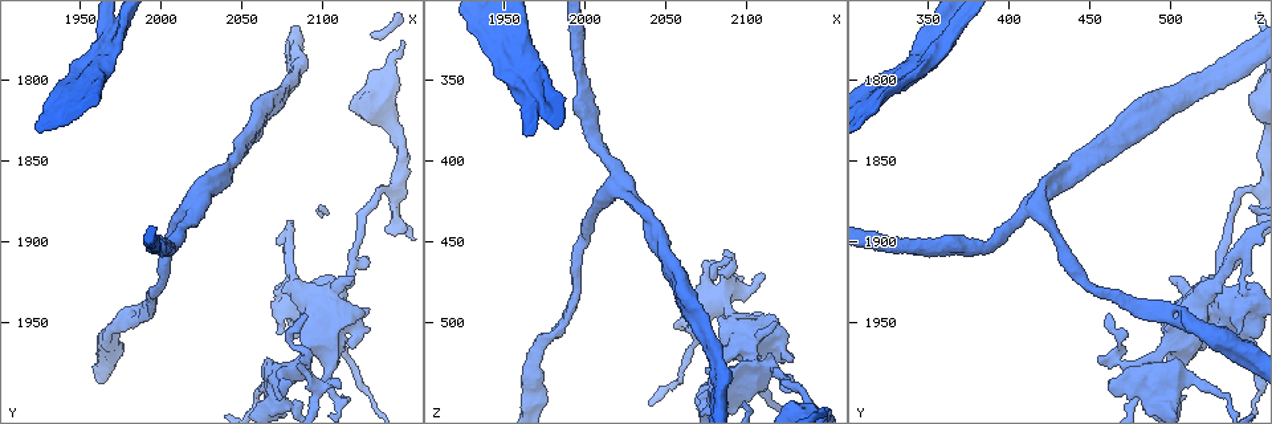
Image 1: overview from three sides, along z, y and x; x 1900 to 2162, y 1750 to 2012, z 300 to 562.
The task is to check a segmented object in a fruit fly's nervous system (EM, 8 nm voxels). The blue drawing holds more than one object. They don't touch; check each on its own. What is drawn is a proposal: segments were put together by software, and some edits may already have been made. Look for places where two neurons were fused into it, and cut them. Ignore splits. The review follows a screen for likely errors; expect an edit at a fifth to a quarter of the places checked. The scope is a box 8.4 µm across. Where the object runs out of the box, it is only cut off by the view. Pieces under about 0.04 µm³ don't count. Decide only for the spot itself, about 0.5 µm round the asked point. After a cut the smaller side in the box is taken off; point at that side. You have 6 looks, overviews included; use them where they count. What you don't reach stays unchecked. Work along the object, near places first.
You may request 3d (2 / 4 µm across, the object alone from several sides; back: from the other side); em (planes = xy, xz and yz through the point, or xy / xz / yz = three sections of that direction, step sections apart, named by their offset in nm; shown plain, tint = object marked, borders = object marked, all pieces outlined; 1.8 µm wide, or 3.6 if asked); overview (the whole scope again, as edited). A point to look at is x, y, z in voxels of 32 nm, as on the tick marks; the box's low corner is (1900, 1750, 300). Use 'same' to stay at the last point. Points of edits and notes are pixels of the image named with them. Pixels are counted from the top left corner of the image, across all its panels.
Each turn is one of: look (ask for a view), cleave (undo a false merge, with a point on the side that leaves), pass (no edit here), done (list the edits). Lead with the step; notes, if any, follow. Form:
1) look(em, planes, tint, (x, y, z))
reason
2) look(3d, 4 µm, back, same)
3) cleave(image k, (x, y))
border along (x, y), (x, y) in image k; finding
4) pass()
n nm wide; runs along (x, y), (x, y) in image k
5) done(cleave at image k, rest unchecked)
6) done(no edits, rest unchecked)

look(em, planes, tint, (2016, 1876, 416))
branch point

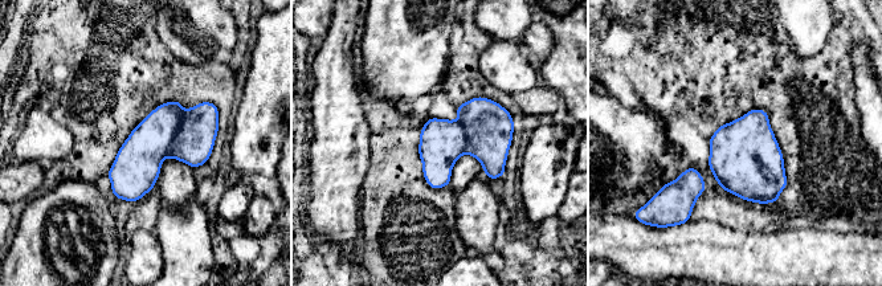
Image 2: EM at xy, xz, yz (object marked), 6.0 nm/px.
pass()
280 nm wide; one neuron here

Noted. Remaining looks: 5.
look(em, xy, step 4, tint, (2098, 1942, 520))
abrupt turn

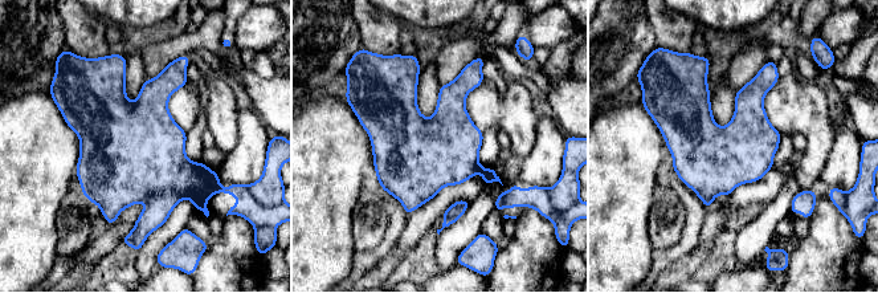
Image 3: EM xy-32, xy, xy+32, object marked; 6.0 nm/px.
cleave(image 3, (246, 207))
border along (217, 184), (209, 196) in image 3; a second neuron is stuck on

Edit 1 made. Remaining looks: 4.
look(3d, 2 µm, (1946, 1810, 320))
three arms meet

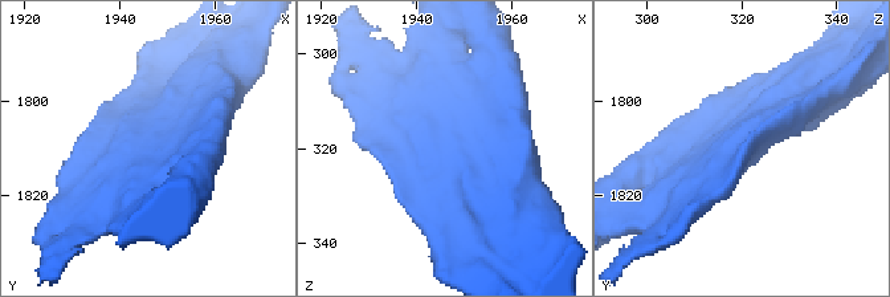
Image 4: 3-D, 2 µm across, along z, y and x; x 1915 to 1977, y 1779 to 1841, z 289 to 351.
look(em, xy, step 16, tint, (1945, 1811, 318))
shape alone is not enough

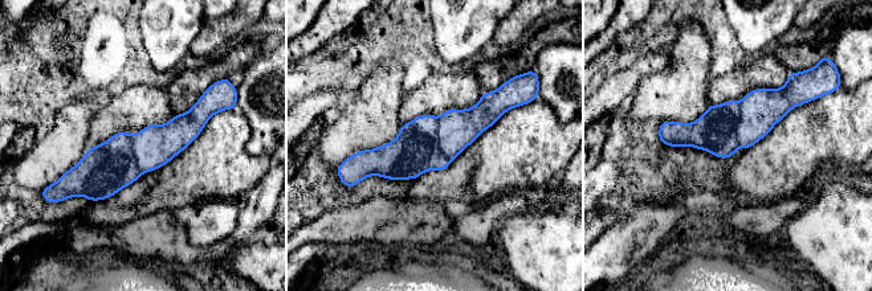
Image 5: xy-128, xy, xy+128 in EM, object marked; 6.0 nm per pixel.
look(em, planes, borders, same)
another direction

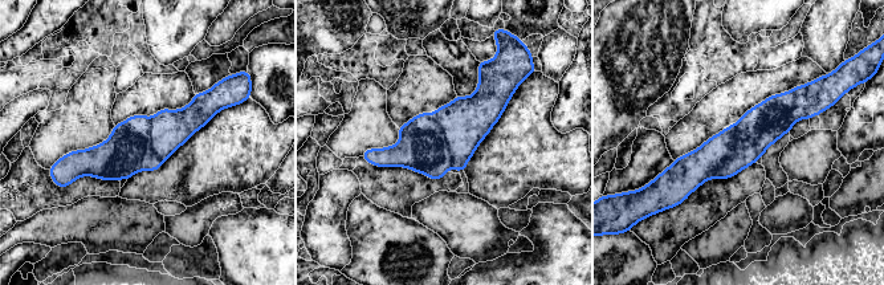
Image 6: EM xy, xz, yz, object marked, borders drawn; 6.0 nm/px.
pass()
280 nm wide; runs along (813, 112), (667, 172) in image 6; one neuron here

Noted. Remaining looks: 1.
done(cleave at image 3, rest unchecked)

